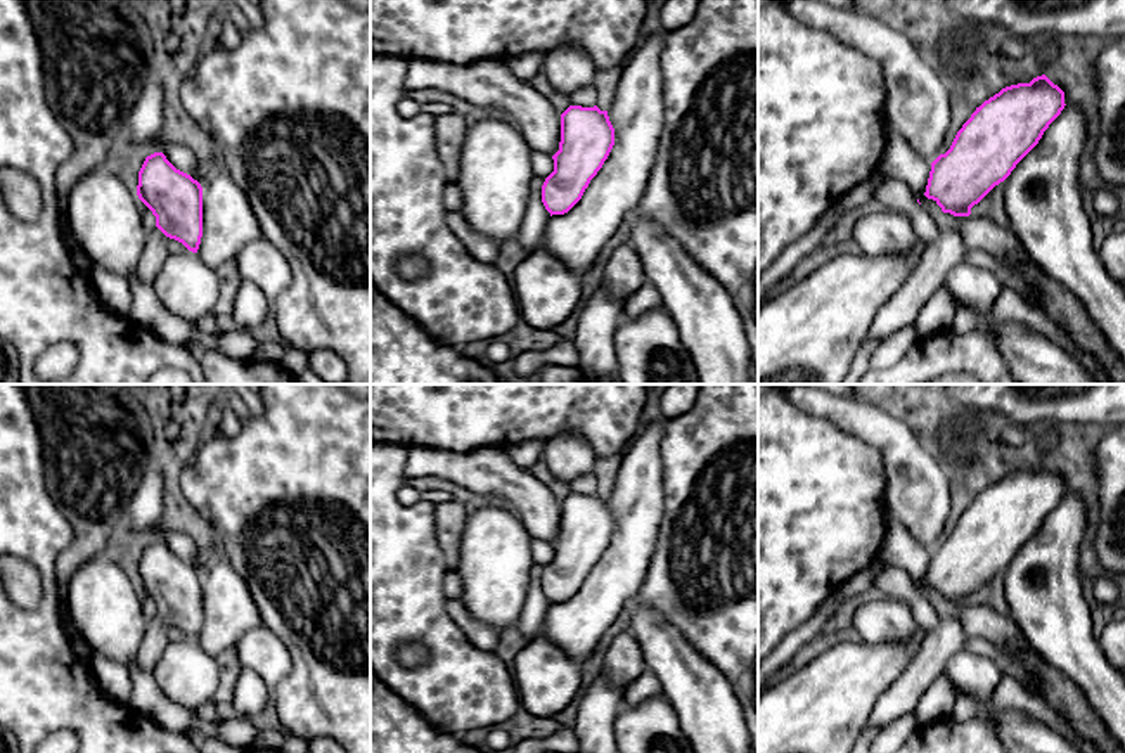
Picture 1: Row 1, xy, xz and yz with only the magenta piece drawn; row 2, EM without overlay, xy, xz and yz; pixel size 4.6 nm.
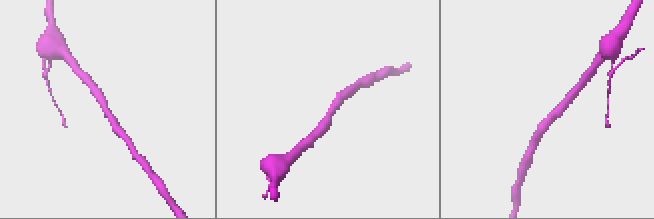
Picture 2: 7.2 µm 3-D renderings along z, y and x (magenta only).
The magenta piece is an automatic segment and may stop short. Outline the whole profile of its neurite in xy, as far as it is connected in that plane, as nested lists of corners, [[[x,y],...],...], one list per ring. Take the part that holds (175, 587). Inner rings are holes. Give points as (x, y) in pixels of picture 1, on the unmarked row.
[[[154,540],[138,559],[137,583],[156,604],[156,616],[147,621],[135,658],[142,672],[152,673],[170,642],[171,627],[197,640],[202,625],[202,575],[177,557],[163,540]]]

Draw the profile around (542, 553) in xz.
[[[533,540],[531,556],[535,564],[547,566],[554,559],[554,547],[547,542]]]

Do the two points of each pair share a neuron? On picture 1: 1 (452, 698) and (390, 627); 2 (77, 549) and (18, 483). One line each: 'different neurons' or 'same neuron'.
1: same neuron
2: different neurons

